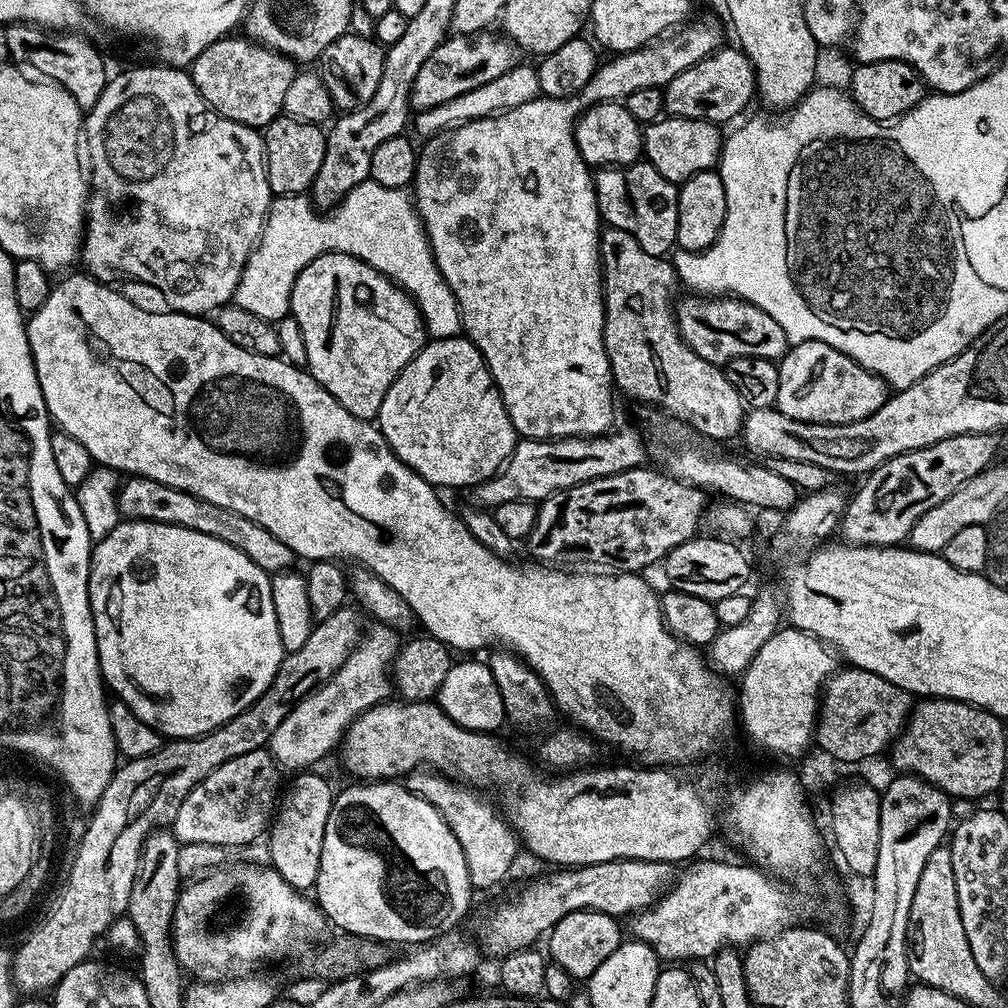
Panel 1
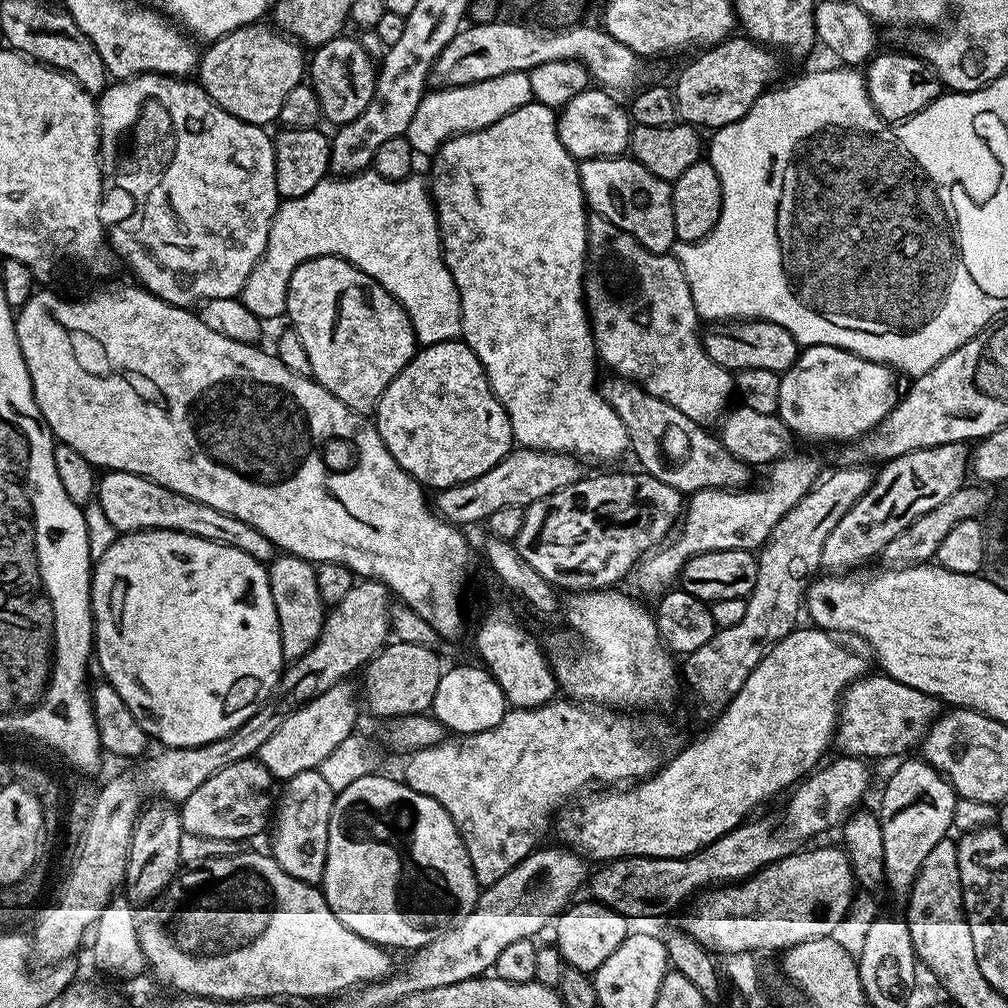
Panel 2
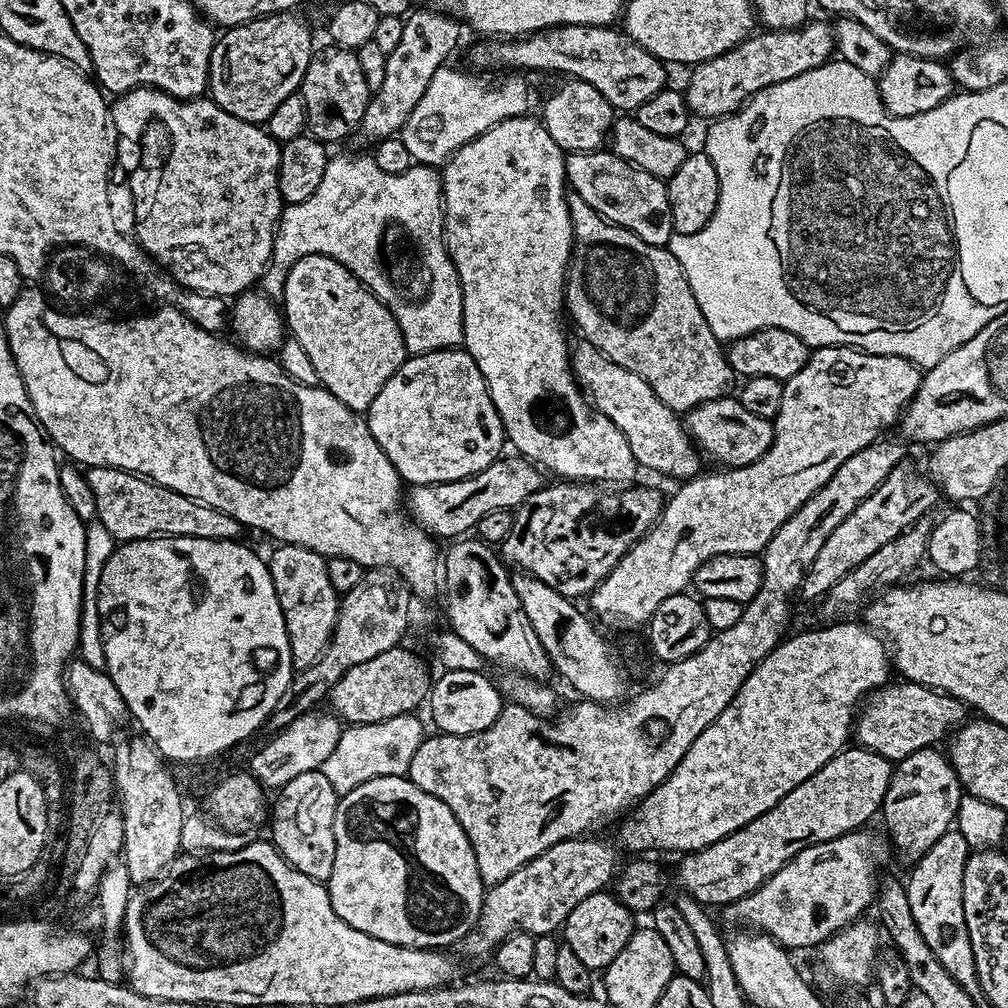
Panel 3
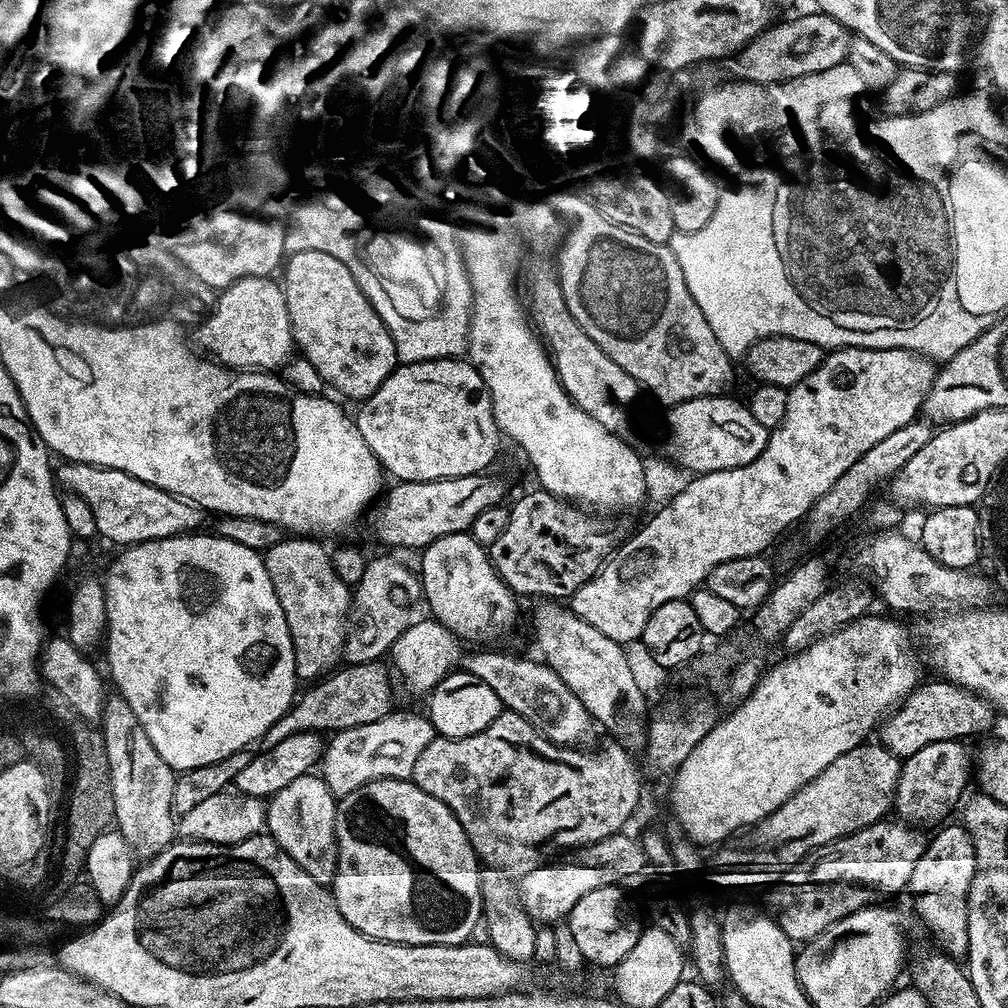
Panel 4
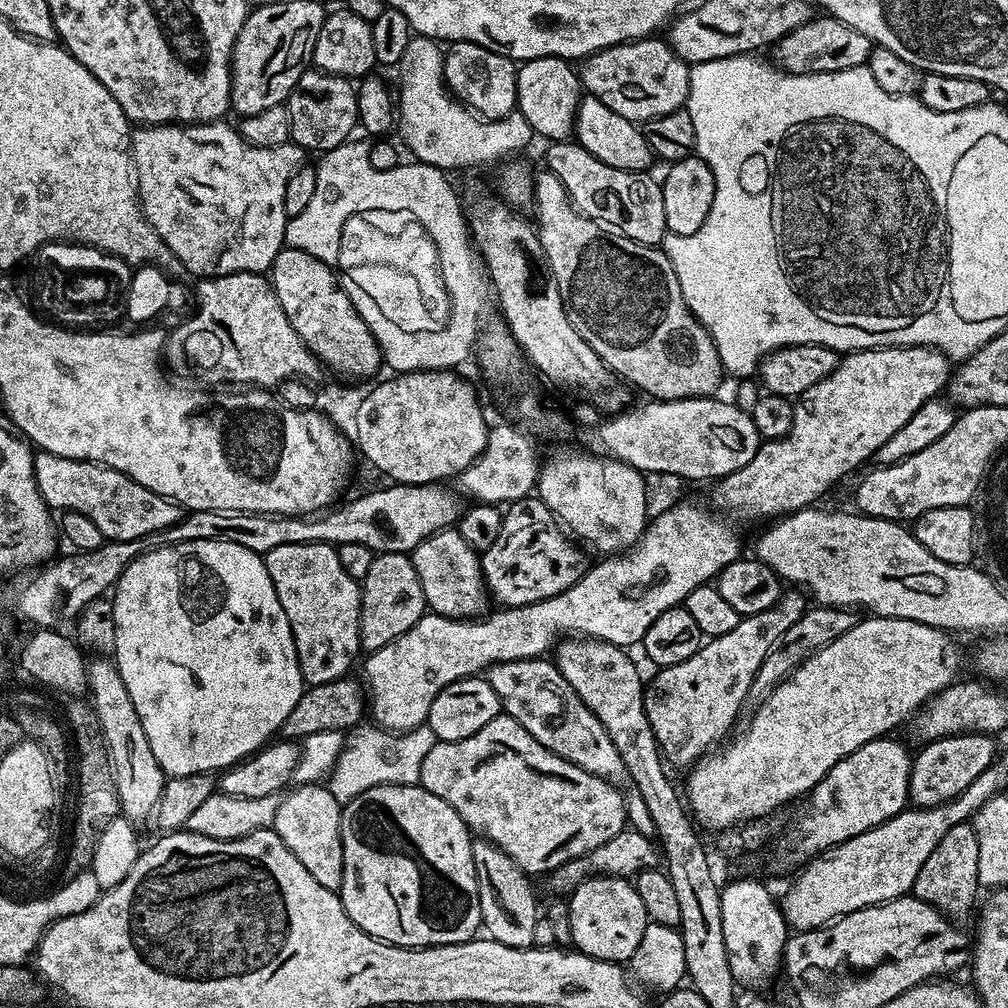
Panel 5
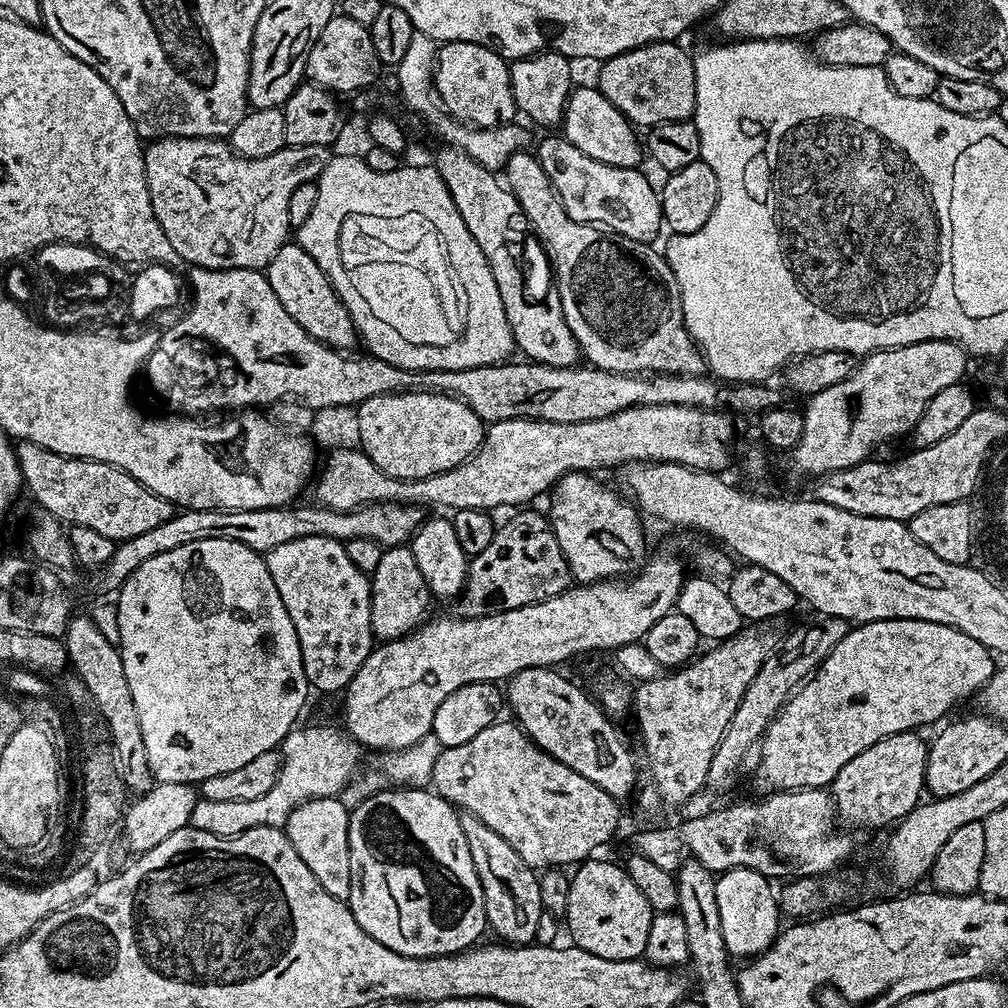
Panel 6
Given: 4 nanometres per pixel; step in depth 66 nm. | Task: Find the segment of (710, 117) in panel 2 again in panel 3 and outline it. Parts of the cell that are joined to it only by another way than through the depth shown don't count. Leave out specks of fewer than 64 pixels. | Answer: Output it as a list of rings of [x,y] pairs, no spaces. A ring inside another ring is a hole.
[[[814,20],[798,28],[757,31],[738,46],[726,50],[726,54],[695,65],[686,87],[689,113],[693,117],[730,116],[762,90],[827,64],[833,59],[836,47],[834,28],[831,23]]]

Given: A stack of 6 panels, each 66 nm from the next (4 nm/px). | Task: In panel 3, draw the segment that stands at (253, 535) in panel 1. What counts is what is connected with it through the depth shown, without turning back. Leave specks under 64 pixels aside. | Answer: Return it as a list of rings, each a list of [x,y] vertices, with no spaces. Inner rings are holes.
[[[88,468],[86,472],[90,482],[90,490],[94,490],[96,503],[96,519],[110,530],[110,534],[118,542],[145,540],[151,536],[189,536],[190,538],[210,538],[211,540],[236,540],[242,526],[230,514],[218,510],[214,506],[206,506],[197,500],[186,498],[186,494],[178,494],[166,486],[145,480],[134,472],[124,472],[120,468]]]

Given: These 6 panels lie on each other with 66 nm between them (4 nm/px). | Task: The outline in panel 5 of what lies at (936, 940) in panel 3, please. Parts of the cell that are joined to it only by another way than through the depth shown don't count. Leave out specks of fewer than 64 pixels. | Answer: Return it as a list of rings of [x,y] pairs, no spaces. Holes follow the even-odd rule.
[[[971,823],[954,826],[954,830],[949,830],[946,838],[942,838],[942,842],[934,846],[934,854],[926,858],[926,866],[918,870],[918,878],[914,882],[911,895],[927,904],[933,904],[952,918],[970,911],[979,885],[978,848],[978,838],[975,837]]]

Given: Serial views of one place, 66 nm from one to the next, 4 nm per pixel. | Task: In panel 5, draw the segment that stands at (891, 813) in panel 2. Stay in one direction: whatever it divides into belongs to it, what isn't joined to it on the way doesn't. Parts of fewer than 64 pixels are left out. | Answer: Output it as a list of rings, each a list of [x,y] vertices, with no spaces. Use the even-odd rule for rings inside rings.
[[[963,732],[961,736],[947,736],[941,740],[930,740],[924,749],[915,753],[910,774],[908,795],[918,808],[938,808],[947,800],[954,800],[982,774],[996,759],[998,747],[991,735],[982,732]]]

